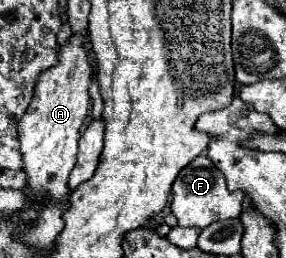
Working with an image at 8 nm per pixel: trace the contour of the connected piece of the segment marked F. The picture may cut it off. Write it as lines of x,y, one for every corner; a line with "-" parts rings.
203,155
195,157
187,167
181,169
173,183
171,191
171,213
177,217
181,227
207,227
215,221
223,219
233,219
241,215
241,203
243,203
243,193
235,191
229,193
225,187
225,177
223,173

